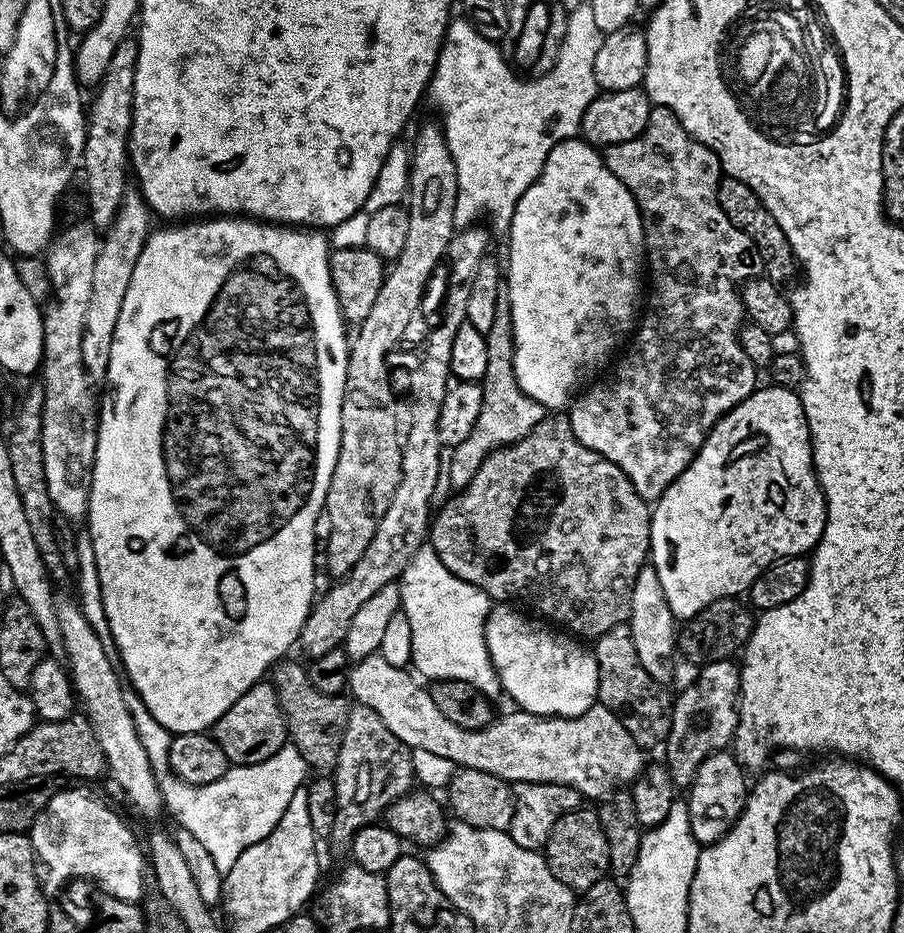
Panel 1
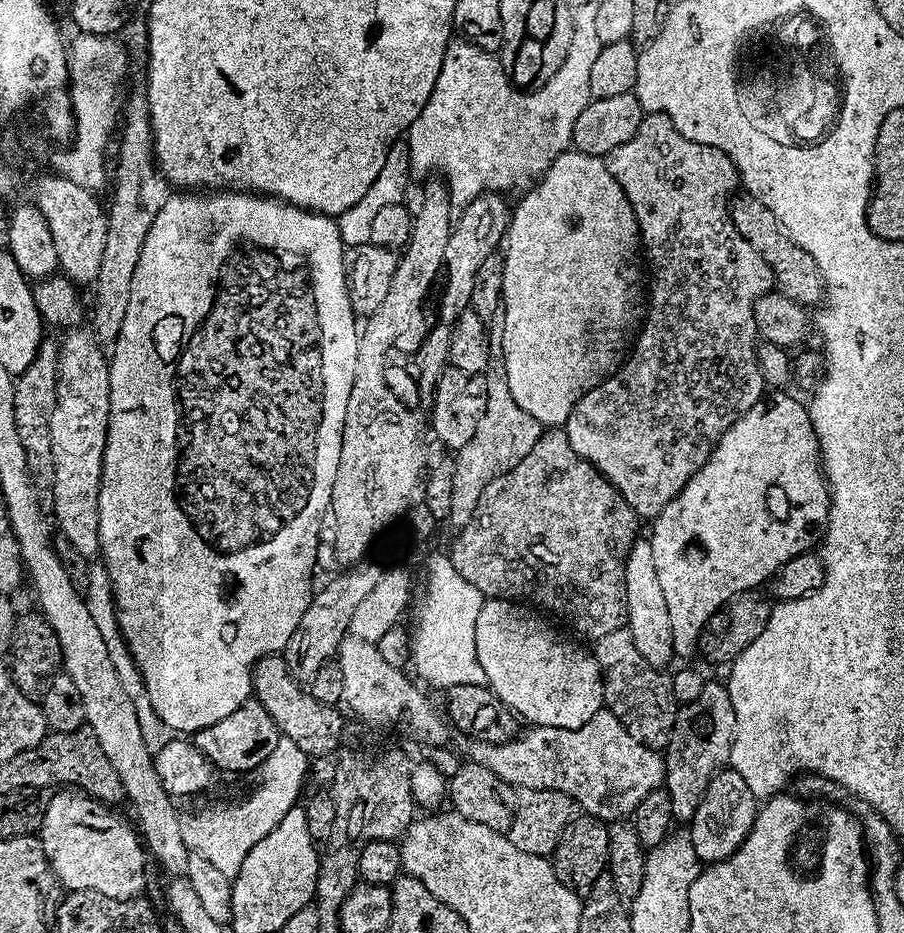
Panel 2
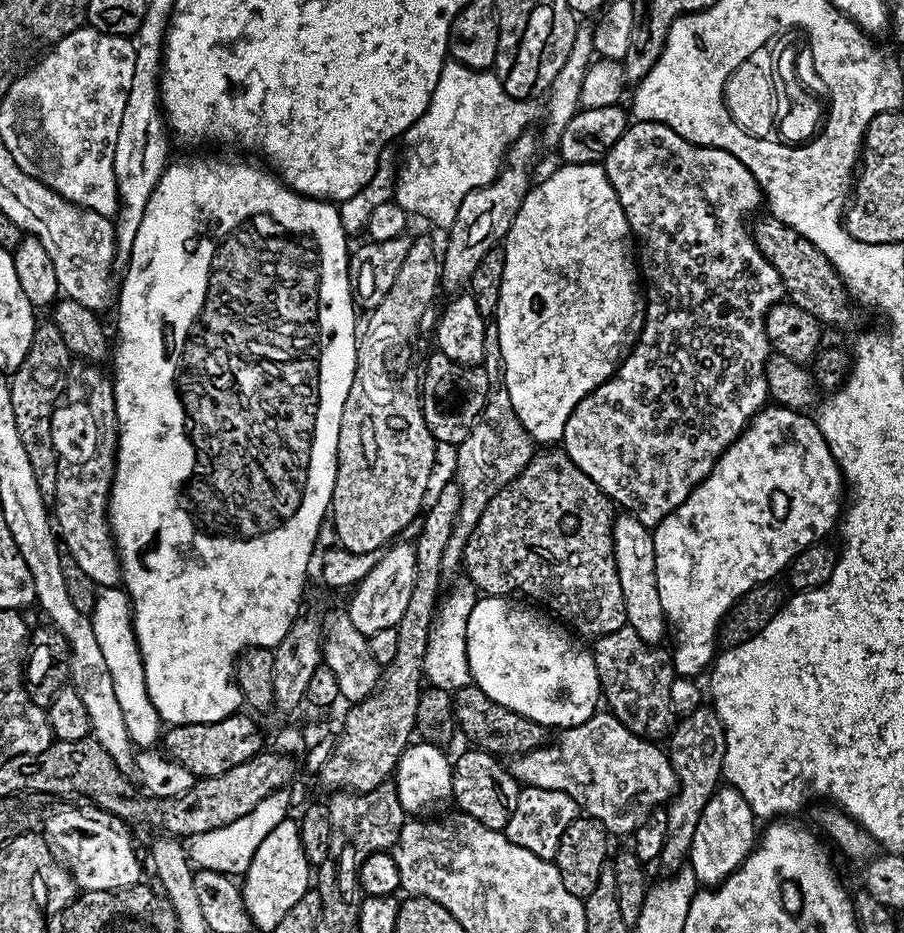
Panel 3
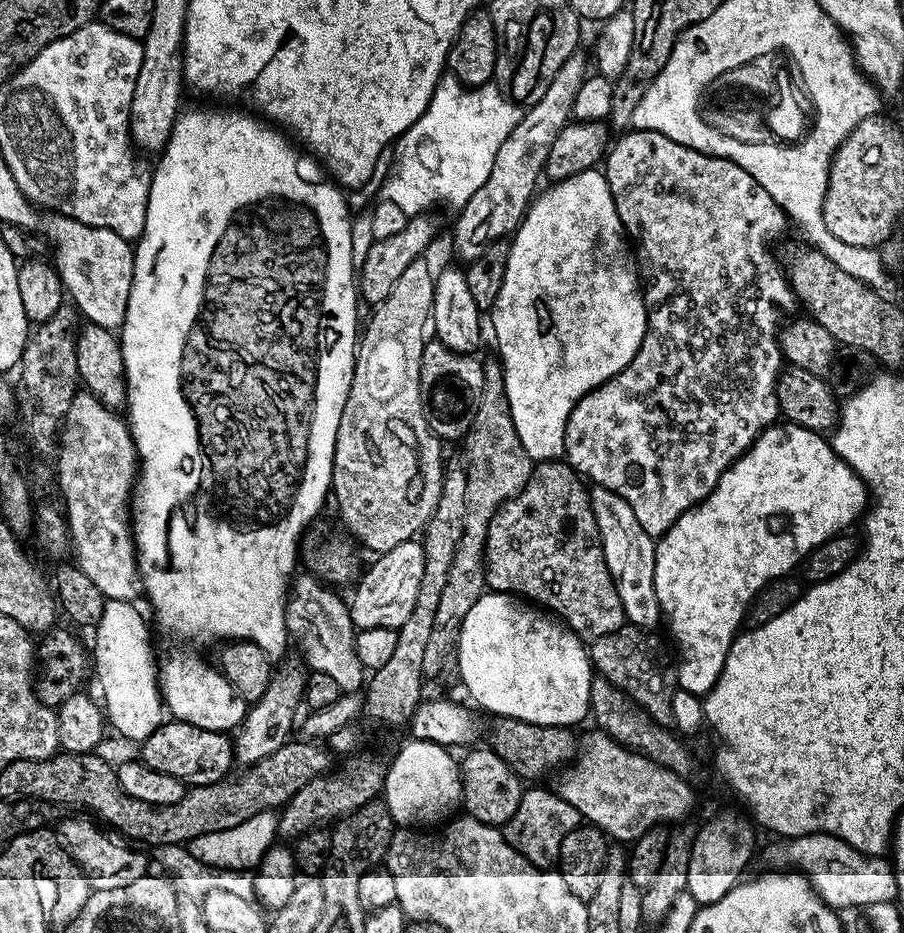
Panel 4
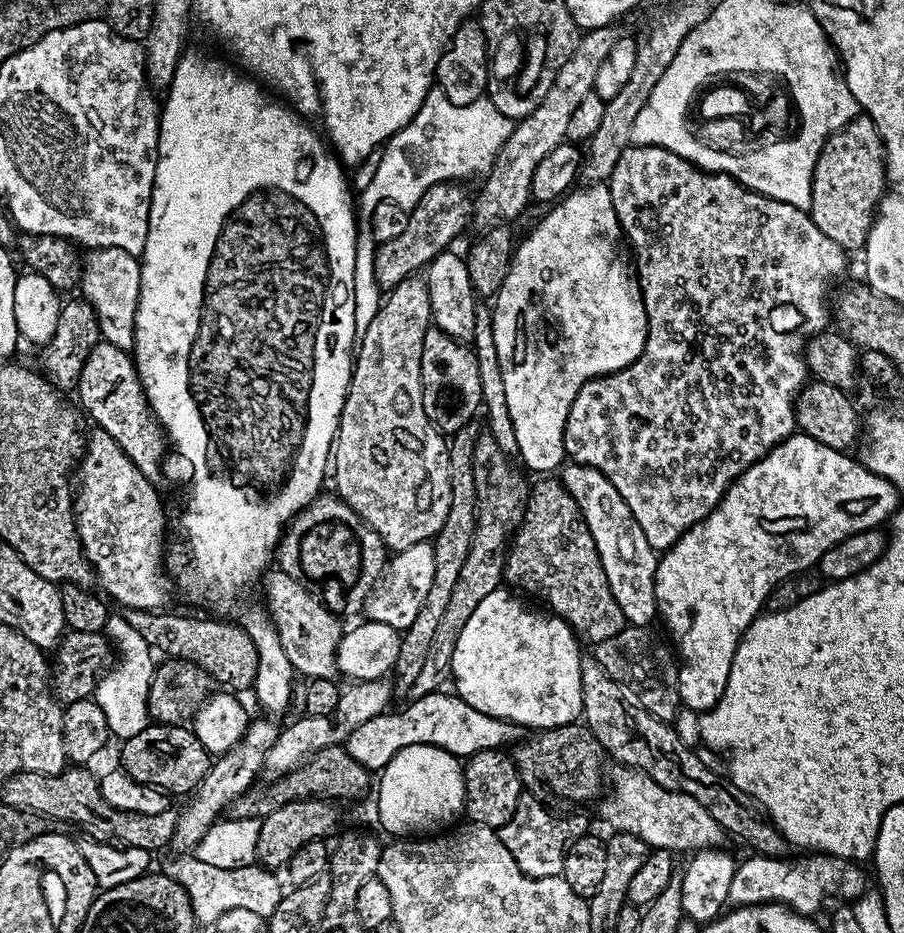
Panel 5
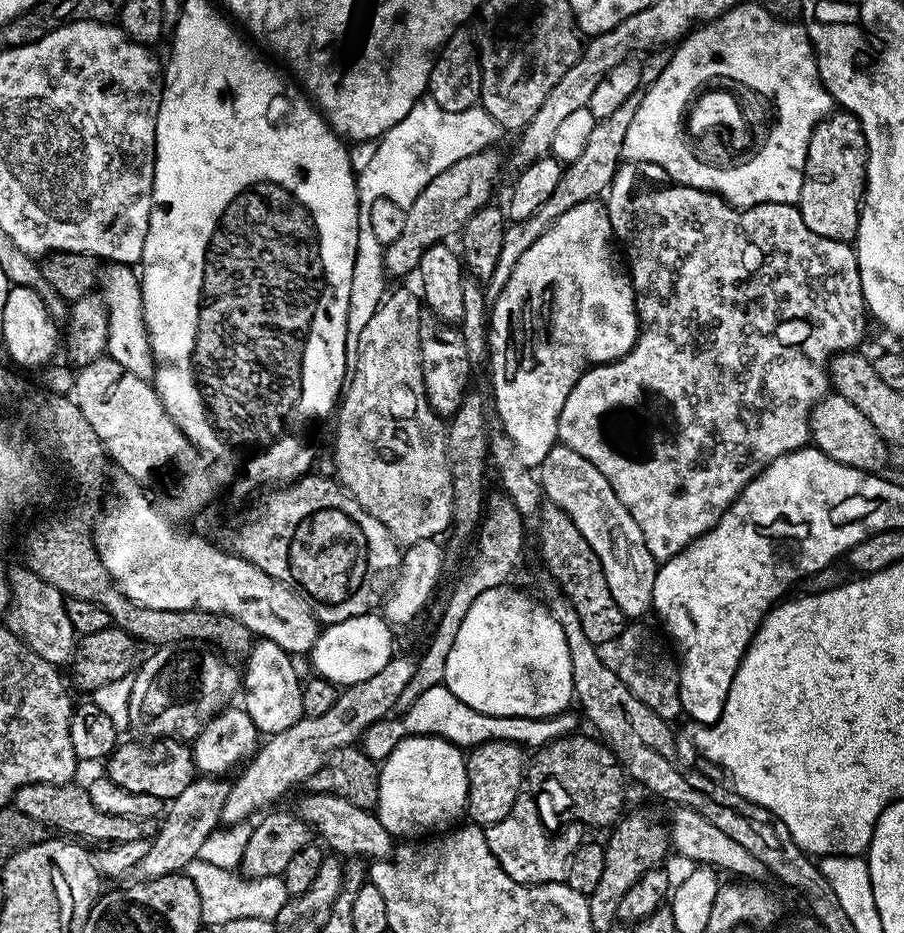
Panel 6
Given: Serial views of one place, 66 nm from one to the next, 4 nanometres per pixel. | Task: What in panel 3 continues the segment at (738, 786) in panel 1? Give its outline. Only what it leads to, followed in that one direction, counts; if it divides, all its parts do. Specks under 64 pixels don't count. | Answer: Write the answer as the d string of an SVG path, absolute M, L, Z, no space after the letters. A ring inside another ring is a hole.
M721 786L706 802L702 818L694 830L694 842L688 851L687 863L697 881L704 886L715 886L724 881L731 872L754 850L758 840L757 821L754 819L746 798L737 788Z

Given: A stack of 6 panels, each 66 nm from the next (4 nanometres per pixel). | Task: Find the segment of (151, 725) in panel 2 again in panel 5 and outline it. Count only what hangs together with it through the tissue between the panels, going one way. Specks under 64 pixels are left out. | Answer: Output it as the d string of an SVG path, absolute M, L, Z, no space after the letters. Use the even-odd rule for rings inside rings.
M109 615L106 635L115 655L116 652L120 655L120 661L116 665L113 663L101 675L99 682L96 683L94 699L98 706L102 706L102 714L106 714L109 733L115 739L117 736L117 741L123 742L134 738L134 734L138 734L150 722L148 691L158 664L157 661L152 661L154 649L146 642L146 638L138 634L138 630L134 630L134 626L130 626L130 622L123 615Z

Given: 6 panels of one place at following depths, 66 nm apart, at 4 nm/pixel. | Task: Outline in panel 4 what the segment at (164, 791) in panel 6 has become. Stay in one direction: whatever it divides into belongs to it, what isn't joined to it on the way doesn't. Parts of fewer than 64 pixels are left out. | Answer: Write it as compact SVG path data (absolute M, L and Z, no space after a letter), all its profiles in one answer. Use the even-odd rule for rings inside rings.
M175 718L160 724L139 745L139 759L145 768L153 768L162 774L177 776L185 786L219 784L225 779L228 767L234 764L234 740L231 735L199 728Z

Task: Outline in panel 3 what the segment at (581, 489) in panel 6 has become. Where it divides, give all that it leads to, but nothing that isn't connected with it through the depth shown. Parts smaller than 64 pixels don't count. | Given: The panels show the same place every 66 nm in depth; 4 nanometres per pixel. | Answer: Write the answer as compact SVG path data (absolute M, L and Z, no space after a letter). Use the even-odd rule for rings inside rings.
M620 514L615 517L612 526L612 541L614 542L618 582L622 582L627 627L638 630L638 638L642 638L642 642L653 646L659 645L664 631L667 633L670 625L662 610L662 598L658 598L658 578L656 577L652 532L642 522L638 522L638 518Z

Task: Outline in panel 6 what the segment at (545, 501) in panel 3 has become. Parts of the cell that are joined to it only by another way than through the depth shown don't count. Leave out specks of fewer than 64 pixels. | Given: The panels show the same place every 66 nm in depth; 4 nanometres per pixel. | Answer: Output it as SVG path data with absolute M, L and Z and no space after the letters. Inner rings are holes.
M545 507L543 516L544 521L540 524L540 560L548 567L548 572L552 575L549 577L574 606L586 638L590 638L594 645L610 642L610 638L618 638L620 631L626 627L626 618L622 610L618 610L618 602L614 602L610 586L606 586L604 571L594 550L590 550L590 542L586 542L578 526L574 526L574 522L560 508Z

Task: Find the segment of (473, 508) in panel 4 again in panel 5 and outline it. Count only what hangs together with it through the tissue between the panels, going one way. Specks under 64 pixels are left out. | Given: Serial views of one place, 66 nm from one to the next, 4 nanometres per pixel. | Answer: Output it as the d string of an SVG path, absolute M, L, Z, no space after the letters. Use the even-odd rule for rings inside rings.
M489 434L477 435L474 446L474 490L476 491L476 529L470 546L470 554L466 554L466 562L462 572L458 574L458 582L454 586L454 594L450 594L450 602L446 605L446 614L442 614L438 622L438 631L430 641L430 650L426 654L426 663L422 666L418 678L414 678L410 689L413 697L425 696L443 689L452 675L452 659L454 646L458 642L458 634L462 634L462 626L466 626L466 618L474 614L474 606L486 598L504 580L504 558L510 533L514 528L511 516L525 507L529 485L524 485L522 477L516 473L517 465L498 448L498 444Z

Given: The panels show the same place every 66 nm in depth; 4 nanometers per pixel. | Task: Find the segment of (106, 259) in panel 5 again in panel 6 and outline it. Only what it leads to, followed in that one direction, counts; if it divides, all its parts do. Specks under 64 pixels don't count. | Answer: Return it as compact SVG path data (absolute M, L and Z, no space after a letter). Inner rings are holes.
M109 263L98 277L98 291L108 311L106 355L114 358L114 362L126 366L126 370L130 370L130 374L138 374L145 378L151 377L154 365L150 350L150 338L144 322L142 290L137 269L126 264Z

